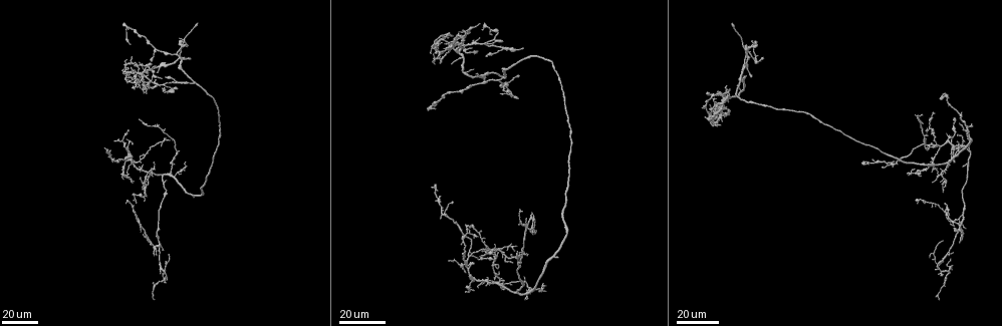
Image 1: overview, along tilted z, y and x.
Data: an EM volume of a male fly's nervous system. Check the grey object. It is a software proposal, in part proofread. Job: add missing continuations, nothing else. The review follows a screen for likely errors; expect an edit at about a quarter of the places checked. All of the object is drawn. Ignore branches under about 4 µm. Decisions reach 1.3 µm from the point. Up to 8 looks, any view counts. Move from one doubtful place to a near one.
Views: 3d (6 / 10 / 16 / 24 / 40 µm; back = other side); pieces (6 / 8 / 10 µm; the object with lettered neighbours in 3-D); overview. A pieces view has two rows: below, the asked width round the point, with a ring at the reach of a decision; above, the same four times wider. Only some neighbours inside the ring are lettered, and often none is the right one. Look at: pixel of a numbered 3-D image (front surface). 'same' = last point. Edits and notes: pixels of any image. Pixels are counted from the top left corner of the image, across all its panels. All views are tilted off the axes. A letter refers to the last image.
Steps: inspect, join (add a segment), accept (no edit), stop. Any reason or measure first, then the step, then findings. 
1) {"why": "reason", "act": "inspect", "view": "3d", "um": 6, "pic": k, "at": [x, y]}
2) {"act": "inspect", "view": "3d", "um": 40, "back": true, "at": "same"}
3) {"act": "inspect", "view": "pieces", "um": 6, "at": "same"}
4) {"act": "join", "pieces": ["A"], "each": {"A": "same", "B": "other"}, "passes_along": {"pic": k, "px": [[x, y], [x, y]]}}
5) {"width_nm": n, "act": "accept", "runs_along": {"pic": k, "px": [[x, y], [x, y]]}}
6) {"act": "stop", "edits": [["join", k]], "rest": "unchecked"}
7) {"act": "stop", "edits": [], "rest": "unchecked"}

{"why": "an open end", "act": "inspect", "view": "3d", "um": 40, "pic": 1, "at": [457, 44]}

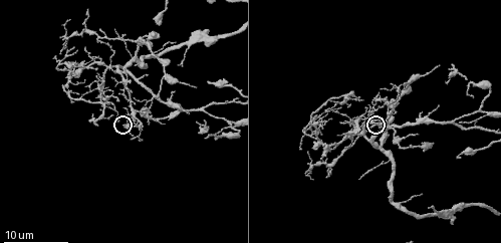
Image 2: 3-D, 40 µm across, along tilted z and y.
{"act": "inspect", "view": "pieces", "um": 10, "pic": 2, "at": [380, 126]}

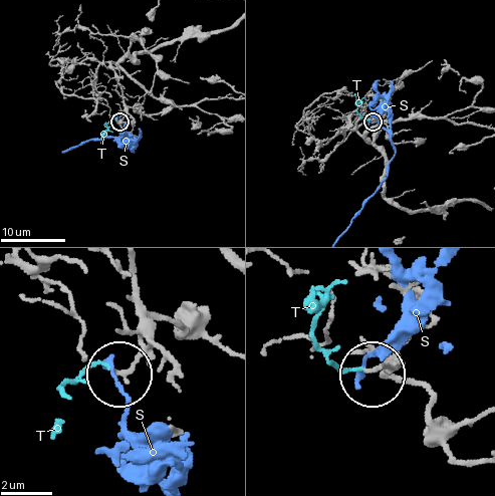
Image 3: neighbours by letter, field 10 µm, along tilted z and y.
{"act": "join", "pieces": ["T"], "each": {"S": "other", "T": "same"}, "found": "it goes on there"}

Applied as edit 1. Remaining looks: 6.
{"why": "redraw", "act": "inspect", "view": "overview"}

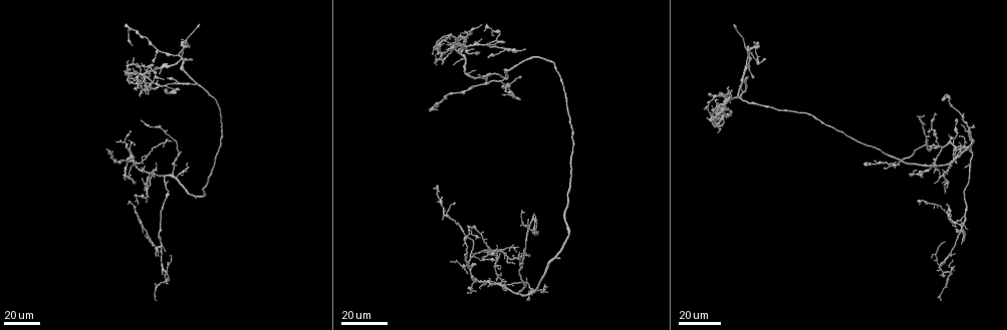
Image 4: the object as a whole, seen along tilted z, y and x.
{"why": "free end", "act": "inspect", "view": "3d", "um": 40, "pic": 4, "at": [728, 95]}

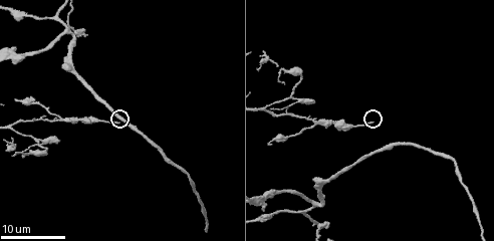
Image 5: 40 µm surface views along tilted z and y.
{"act": "inspect", "view": "pieces", "um": 10, "pic": 5, "at": [372, 123]}

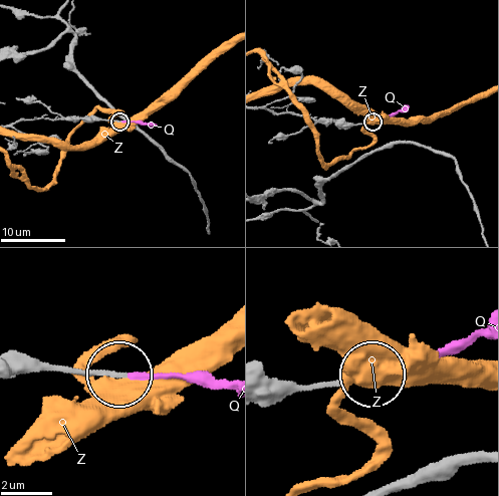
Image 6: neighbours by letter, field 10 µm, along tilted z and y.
{"act": "join", "pieces": ["Q"], "each": {"Q": "same", "Z": "other"}, "passes_along": {"pic": 6, "px": [[58, 367], [127, 378], [201, 375], [229, 381]]}, "found": "the cell continues"}

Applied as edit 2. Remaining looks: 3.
{"why": "an open end", "act": "inspect", "view": "3d", "um": 16, "pic": 5, "at": [16, 99]}

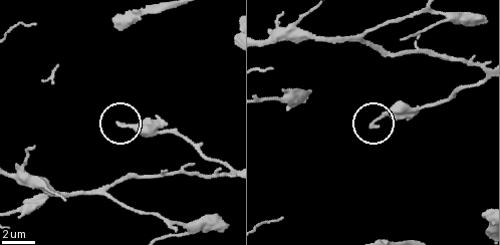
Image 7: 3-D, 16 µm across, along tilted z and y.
{"why": "what lies round it", "act": "inspect", "view": "pieces", "um": 6, "pic": 7, "at": [120, 125]}

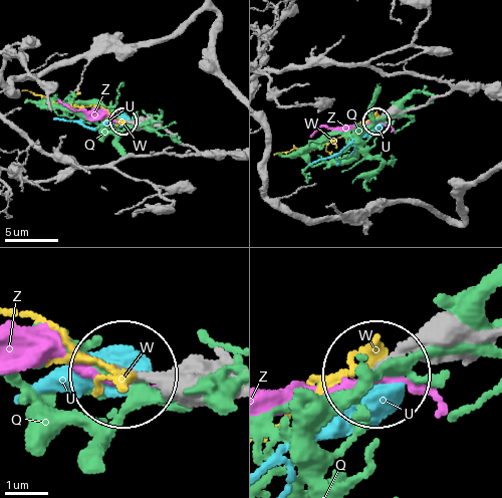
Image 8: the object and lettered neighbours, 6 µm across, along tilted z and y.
{"act": "accept", "each": {"Q": "other", "U": "other", "W": "other", "Z": "other"}, "found": "none of them fits"}

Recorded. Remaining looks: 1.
{"act": "stop", "edits": [["join", 3], ["join", 6]], "rest": "unchecked"}

